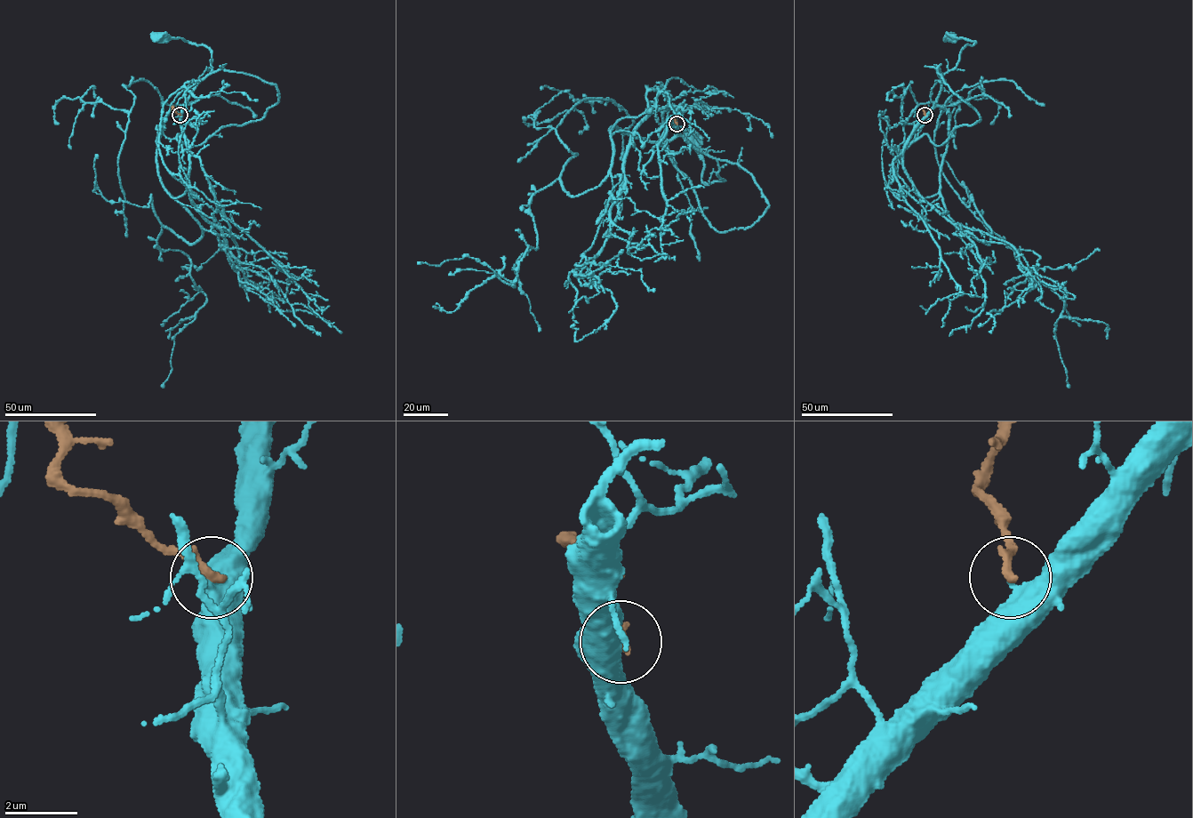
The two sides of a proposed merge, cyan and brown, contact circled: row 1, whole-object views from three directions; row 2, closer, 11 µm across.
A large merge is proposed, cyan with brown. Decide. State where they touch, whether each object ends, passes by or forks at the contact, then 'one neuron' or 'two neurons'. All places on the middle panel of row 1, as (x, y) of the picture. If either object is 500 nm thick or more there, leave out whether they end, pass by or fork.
(676, 124) | two neurons

